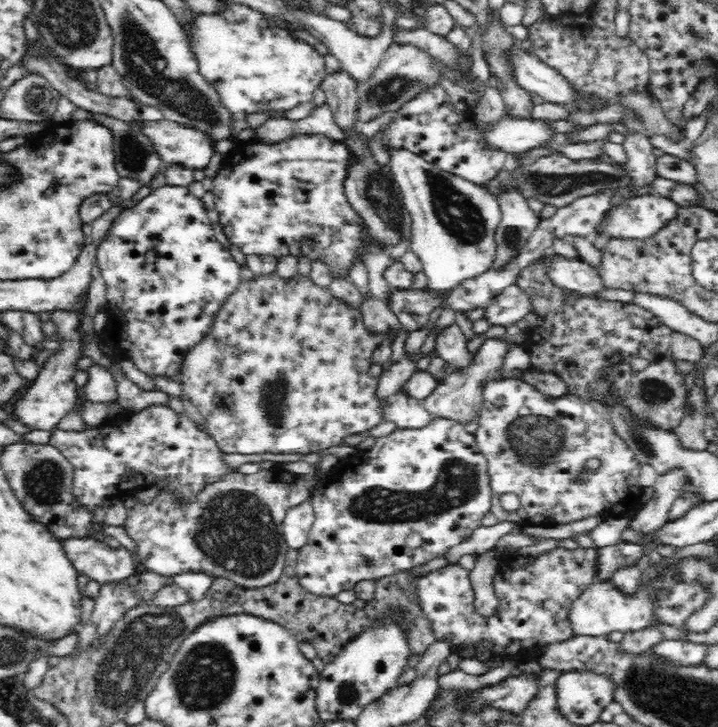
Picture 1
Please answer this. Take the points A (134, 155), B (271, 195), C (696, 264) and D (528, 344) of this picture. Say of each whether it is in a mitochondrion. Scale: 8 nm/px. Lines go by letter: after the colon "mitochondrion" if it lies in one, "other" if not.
A: mitochondrion
B: other
C: other
D: other

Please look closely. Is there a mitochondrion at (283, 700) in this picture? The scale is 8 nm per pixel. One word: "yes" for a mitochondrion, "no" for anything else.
no

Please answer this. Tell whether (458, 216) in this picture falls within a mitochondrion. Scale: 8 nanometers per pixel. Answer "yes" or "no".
yes

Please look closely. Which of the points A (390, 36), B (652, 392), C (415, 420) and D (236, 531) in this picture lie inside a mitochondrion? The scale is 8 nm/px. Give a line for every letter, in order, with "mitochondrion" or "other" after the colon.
A: other
B: mitochondrion
C: other
D: mitochondrion

